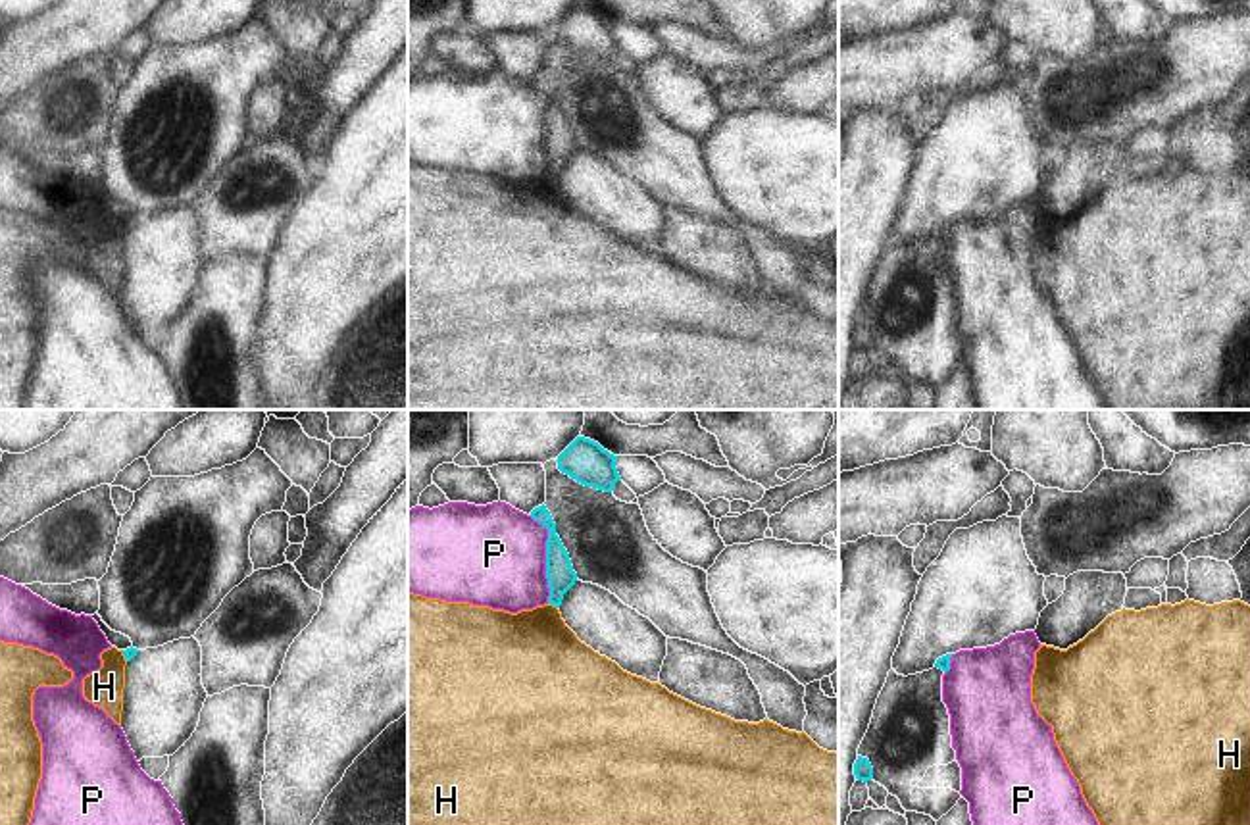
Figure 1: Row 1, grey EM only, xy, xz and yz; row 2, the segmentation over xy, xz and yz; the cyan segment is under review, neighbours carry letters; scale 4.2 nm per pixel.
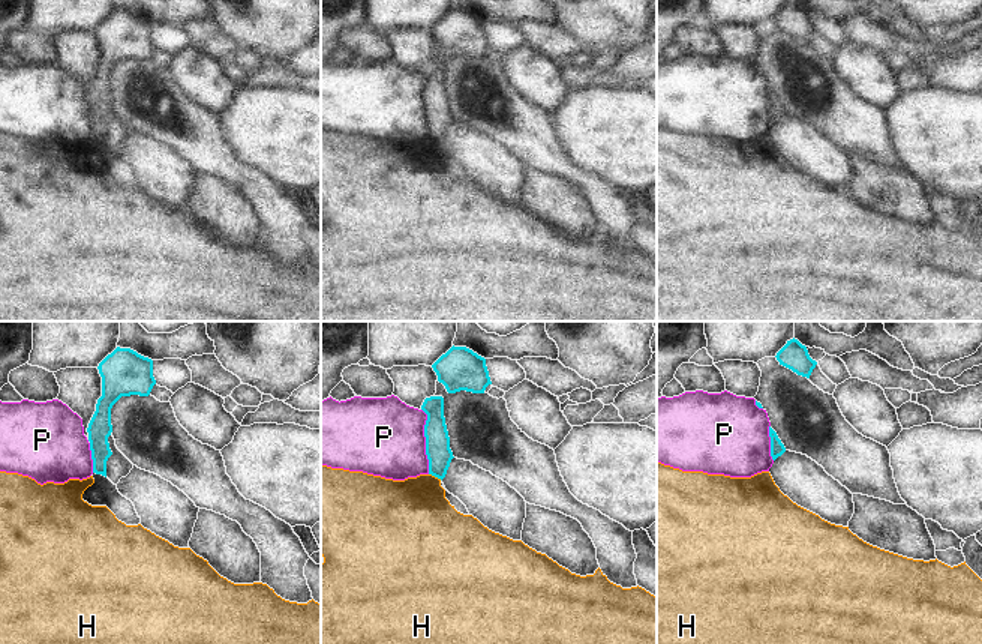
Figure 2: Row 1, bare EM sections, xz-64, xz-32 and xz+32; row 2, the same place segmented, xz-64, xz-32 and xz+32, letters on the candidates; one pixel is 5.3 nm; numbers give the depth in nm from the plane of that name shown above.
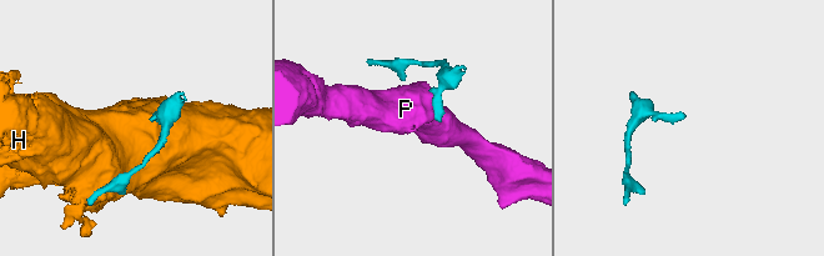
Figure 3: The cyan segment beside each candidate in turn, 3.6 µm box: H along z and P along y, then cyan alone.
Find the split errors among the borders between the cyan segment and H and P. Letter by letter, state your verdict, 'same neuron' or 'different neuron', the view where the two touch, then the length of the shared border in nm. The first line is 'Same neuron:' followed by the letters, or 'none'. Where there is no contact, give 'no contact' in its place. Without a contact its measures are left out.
Same neuron: none
H: different neuron; contact in xz; length 50 nm
P: different neuron; contact in xz; length 380 nm

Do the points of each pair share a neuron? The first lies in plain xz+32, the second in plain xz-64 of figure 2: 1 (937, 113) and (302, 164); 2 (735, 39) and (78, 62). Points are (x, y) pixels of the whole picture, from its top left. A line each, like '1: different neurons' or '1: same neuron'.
1: same neuron
2: same neuron

